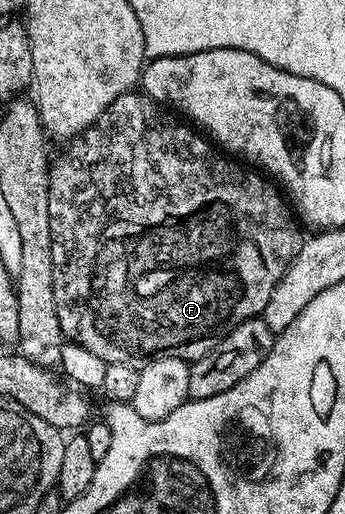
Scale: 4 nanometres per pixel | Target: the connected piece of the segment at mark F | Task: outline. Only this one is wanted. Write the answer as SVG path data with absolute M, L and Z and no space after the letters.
M133 90L122 94L112 103L112 107L71 145L73 148L69 152L64 152L57 160L55 157L51 161L48 170L50 234L54 254L54 302L58 302L58 322L69 341L82 345L86 350L90 350L90 354L98 354L98 358L102 358L105 364L147 362L160 358L191 362L202 358L207 352L214 350L214 346L218 346L218 342L222 342L222 338L229 336L242 322L257 319L263 313L266 302L270 302L270 294L274 294L274 286L278 286L278 282L294 262L302 243L301 225L289 201L271 179L229 158L195 127L181 122L175 115L172 117L167 114L172 115L155 100L145 96L143 91Z

